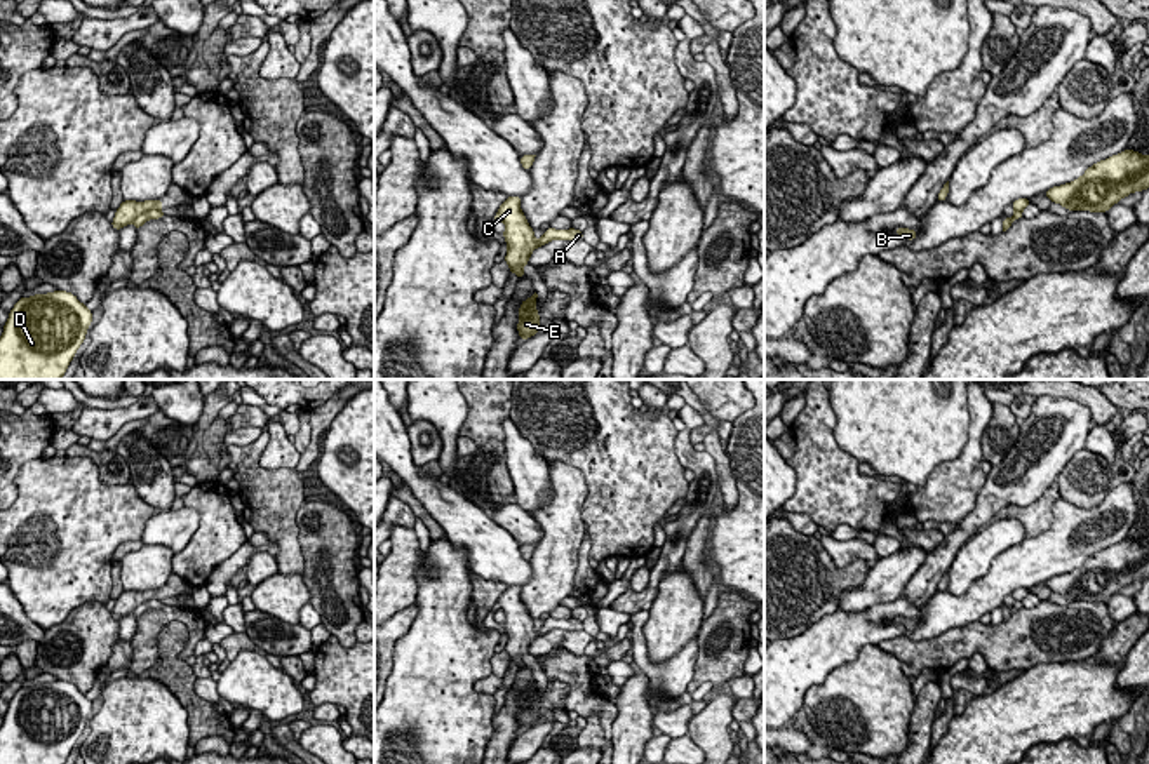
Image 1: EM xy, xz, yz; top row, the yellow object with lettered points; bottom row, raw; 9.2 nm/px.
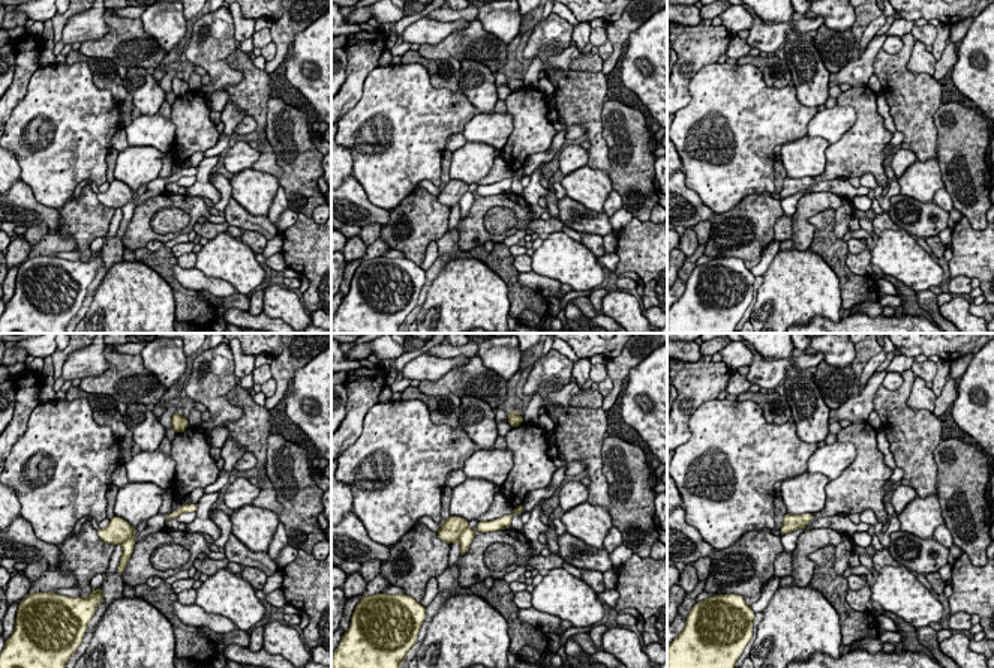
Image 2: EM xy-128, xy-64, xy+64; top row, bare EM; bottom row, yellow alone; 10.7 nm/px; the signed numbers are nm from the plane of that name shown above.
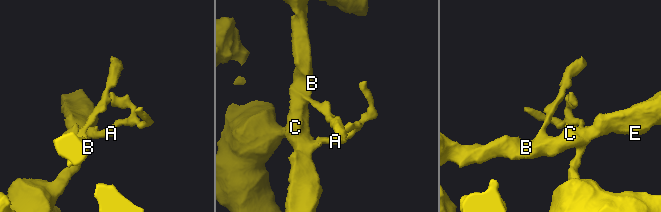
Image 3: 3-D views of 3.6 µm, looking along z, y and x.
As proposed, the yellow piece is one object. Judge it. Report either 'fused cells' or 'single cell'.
fused cells

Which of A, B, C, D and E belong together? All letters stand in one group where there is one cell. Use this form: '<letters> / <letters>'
A D / B C E

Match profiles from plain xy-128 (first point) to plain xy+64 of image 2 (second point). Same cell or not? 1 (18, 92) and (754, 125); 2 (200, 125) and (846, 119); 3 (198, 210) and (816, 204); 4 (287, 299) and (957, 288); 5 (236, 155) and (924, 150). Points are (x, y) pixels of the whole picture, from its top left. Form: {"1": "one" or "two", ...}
{"1": "two", "2": "two", "3": "one", "4": "two", "5": "two"}

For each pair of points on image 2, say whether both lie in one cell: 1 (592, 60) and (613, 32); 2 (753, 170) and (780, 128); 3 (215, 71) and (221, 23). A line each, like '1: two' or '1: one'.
1: two
2: one
3: one

